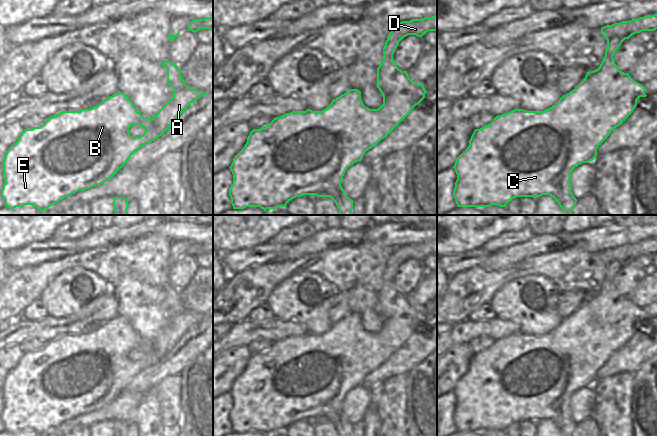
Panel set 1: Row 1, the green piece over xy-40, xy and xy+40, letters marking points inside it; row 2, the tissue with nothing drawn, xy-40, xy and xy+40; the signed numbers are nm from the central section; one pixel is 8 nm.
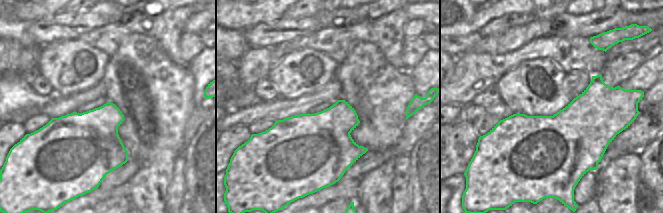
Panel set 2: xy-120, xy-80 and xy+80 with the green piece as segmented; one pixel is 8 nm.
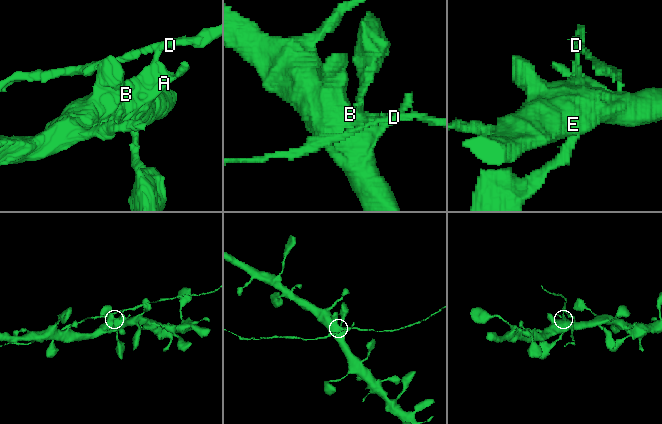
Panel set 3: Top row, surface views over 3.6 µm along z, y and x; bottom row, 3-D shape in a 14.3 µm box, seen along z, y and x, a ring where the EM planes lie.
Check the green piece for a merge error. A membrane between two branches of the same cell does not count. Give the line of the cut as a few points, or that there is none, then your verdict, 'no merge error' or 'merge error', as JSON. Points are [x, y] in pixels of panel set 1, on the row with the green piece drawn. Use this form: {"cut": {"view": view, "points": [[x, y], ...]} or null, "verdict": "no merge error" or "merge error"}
{"cut": {"view": "xy", "points": [[384, 55], [392, 57]]}, "verdict": "merge error"}

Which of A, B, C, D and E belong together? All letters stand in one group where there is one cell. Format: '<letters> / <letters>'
A B C E / D

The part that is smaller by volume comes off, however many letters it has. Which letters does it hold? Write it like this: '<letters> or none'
D

